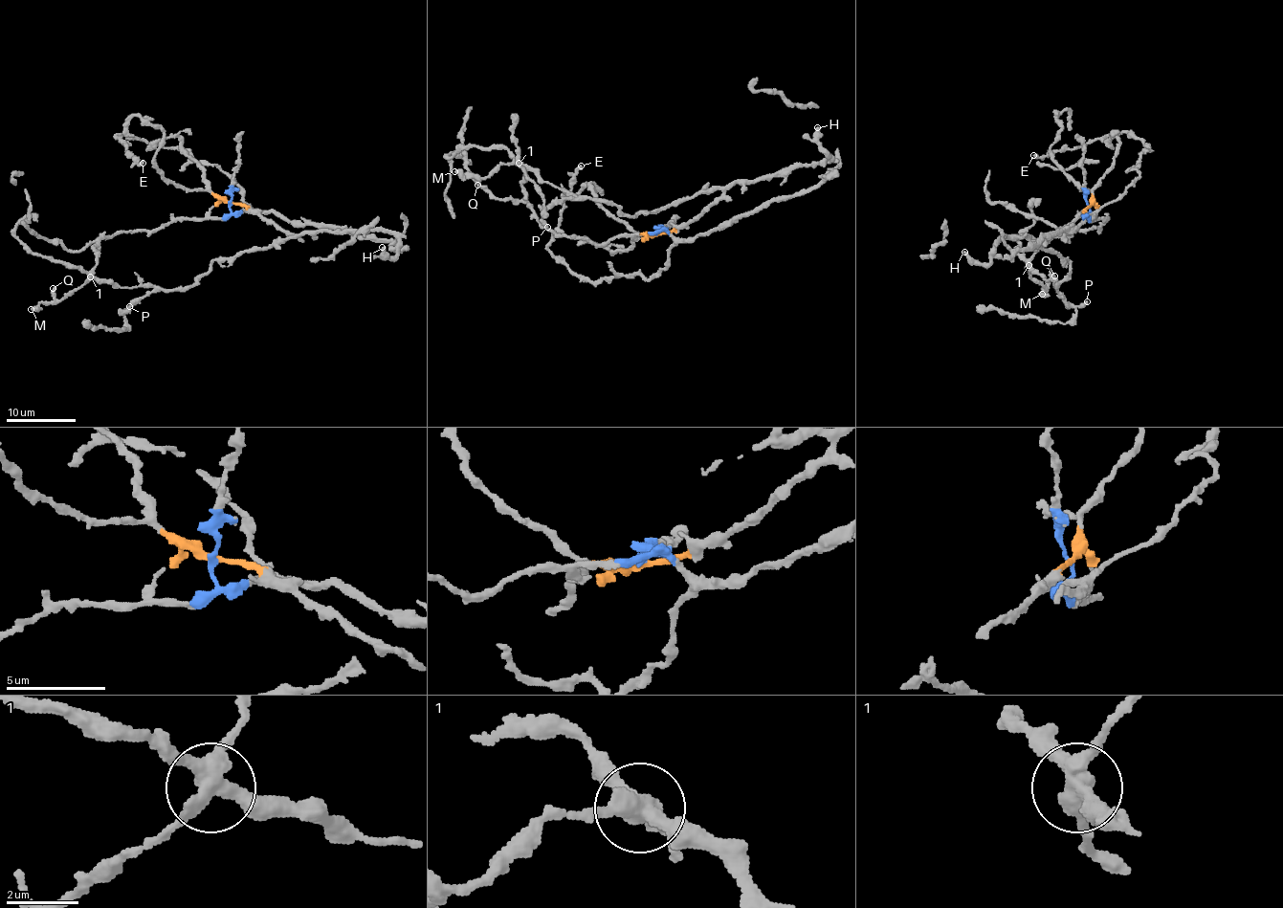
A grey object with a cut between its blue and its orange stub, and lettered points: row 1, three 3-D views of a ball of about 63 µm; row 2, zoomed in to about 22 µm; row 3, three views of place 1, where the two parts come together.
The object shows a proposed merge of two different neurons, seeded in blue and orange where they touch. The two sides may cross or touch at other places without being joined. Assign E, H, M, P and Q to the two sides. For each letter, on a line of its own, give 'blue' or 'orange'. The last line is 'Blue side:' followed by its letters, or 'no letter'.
E: blue
H: orange
M: blue
P: orange
Q: blue
Blue side: E, M, Q

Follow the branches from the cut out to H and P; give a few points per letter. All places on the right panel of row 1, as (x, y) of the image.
H: (1090, 206), (1052, 233), (1035, 238), (1029, 235), (1002, 237), (987, 264), (974, 262), (963, 251)
P: (1090, 206), (1036, 241), (1069, 263), (1069, 272), (1055, 286), (1058, 295), (1072, 306), (1082, 306), (1087, 301)

